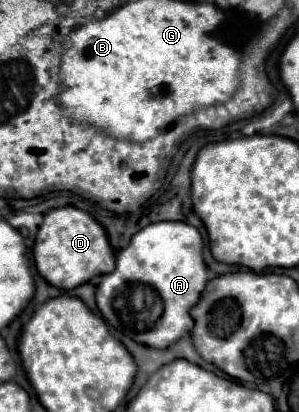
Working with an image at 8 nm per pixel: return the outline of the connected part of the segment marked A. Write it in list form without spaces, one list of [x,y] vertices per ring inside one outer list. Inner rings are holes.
[[[158,221],[140,229],[132,237],[130,245],[118,253],[116,269],[104,275],[98,283],[96,303],[106,323],[120,333],[133,337],[136,342],[154,349],[164,349],[184,337],[186,331],[190,331],[194,325],[188,311],[192,305],[196,305],[208,281],[202,249],[204,241],[200,231],[182,221]],[[126,283],[146,283],[154,287],[154,305],[138,305],[138,331],[134,327],[130,329],[130,325],[134,325],[134,317],[130,319],[128,313],[134,313],[134,291],[132,287],[128,289]]]

